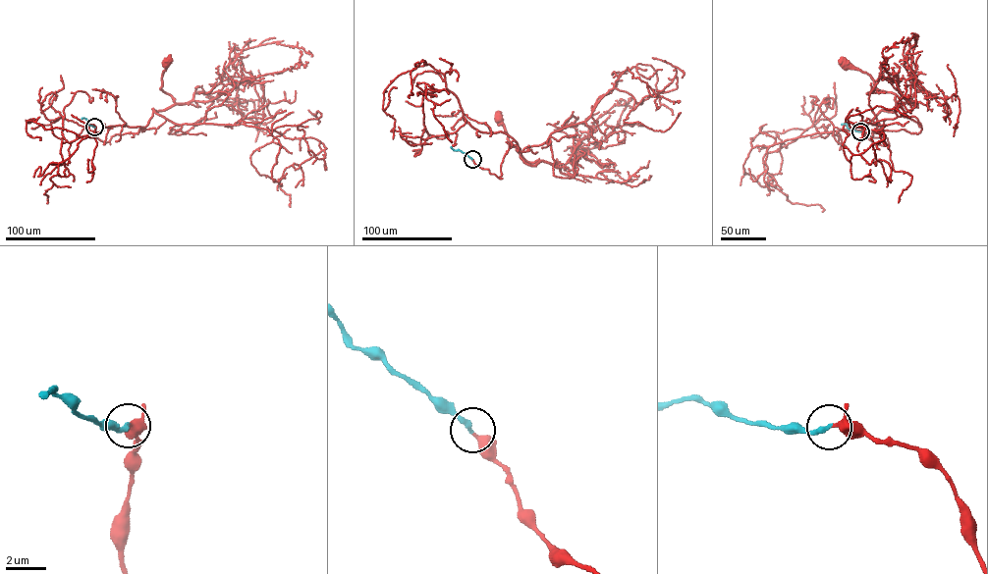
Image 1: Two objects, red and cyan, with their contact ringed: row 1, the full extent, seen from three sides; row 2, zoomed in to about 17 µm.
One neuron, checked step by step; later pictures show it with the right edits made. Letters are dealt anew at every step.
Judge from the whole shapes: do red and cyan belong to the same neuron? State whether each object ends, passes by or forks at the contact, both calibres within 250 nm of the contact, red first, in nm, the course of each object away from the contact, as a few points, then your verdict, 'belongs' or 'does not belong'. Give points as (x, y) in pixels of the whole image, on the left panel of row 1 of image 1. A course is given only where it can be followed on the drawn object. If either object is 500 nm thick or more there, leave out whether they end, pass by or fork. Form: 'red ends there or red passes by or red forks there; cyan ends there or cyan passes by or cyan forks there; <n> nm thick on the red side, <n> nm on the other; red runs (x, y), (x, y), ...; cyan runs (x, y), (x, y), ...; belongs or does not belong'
red passes by; cyan ends there; 260 nm thick on the red side, 260 nm on the other; red runs (94, 127), (106, 142), (137, 133), (152, 109), (174, 103), (160, 88), (166, 63); cyan runs (94, 127), (82, 118); belongs

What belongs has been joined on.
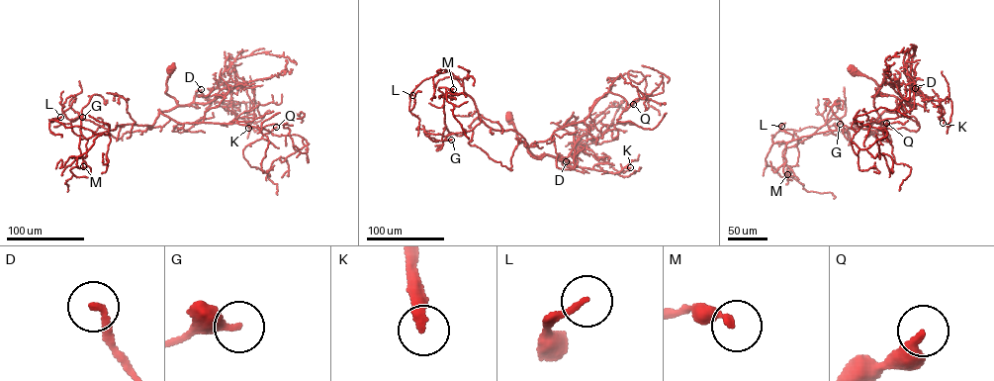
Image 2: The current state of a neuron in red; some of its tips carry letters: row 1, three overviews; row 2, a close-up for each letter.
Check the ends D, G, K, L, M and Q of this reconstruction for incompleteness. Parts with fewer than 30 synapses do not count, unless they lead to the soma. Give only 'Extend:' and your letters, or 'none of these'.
Extend: none of these

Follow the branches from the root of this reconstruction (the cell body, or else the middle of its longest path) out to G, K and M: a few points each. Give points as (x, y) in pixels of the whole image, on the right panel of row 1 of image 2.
G: (853, 72), (896, 97), (897, 111), (833, 134), (840, 124)
K: (853, 72), (871, 77), (881, 93), (896, 97), (898, 105), (919, 94), (938, 100), (943, 123)
M: (853, 72), (896, 97), (897, 111), (884, 111), (865, 128), (800, 138), (782, 151), (787, 174)

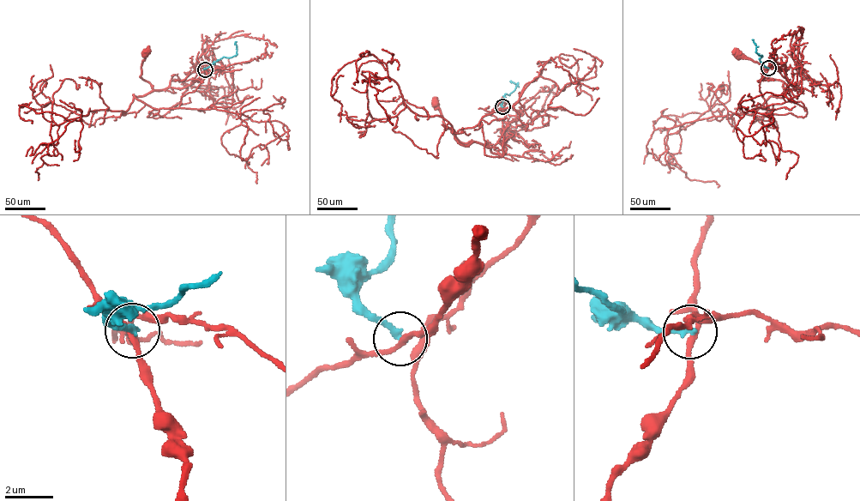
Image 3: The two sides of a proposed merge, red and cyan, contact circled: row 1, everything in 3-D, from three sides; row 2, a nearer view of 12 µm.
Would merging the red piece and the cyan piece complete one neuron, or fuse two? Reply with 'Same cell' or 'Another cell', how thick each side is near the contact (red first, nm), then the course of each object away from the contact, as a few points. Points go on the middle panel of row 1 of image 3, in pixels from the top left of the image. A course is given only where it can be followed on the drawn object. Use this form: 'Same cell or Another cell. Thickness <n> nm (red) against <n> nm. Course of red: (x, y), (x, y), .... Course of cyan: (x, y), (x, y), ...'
Another cell. Thickness 180 nm (red) against 260 nm. Course of red: (502, 106), (502, 100), (478, 124), (459, 130), (454, 138), (464, 145), (473, 141), (447, 129), (435, 103). Course of cyan: (502, 106), (504, 95), (513, 92), (518, 83), (511, 81)

